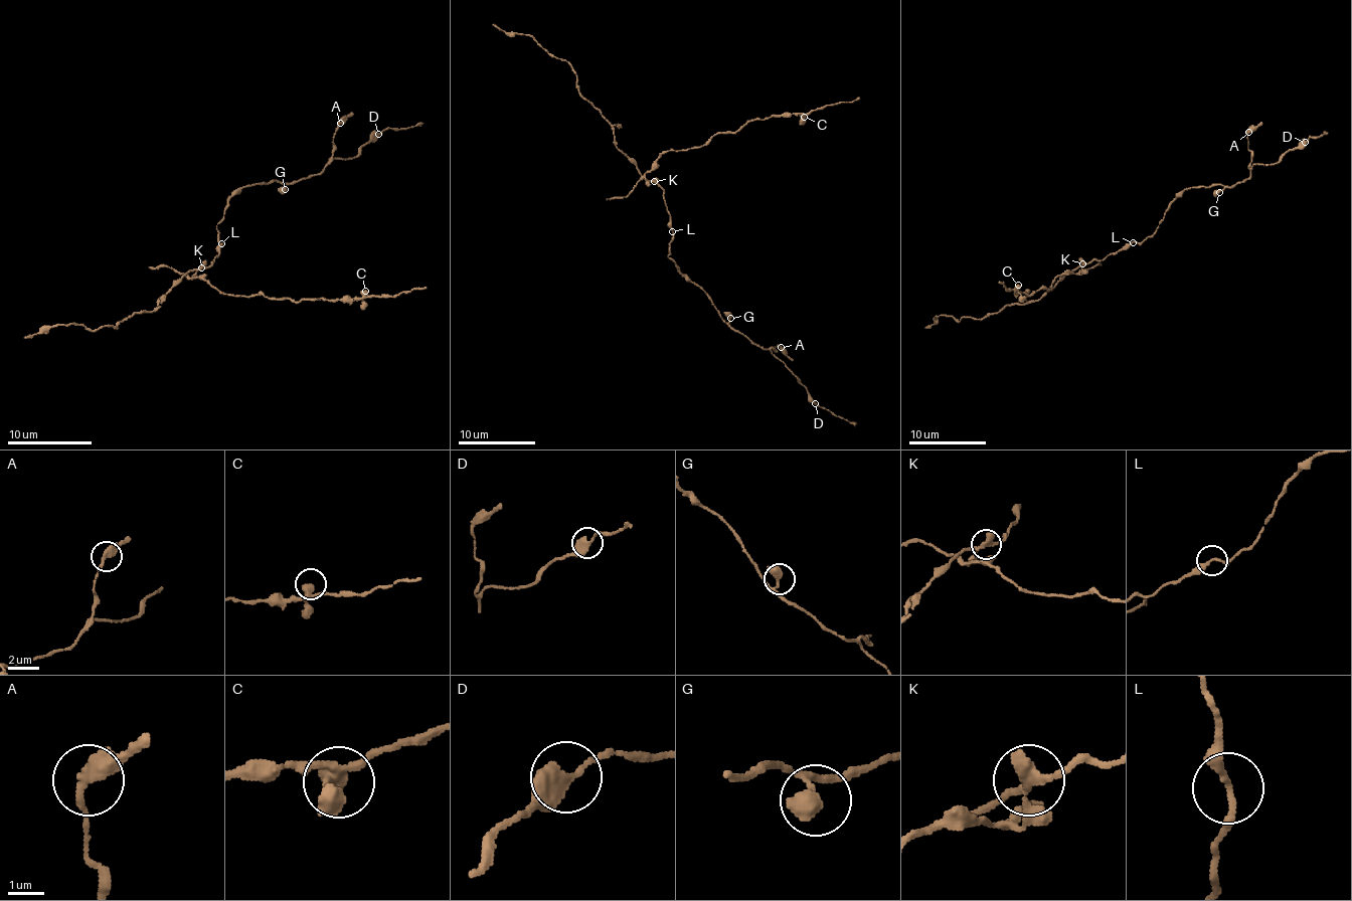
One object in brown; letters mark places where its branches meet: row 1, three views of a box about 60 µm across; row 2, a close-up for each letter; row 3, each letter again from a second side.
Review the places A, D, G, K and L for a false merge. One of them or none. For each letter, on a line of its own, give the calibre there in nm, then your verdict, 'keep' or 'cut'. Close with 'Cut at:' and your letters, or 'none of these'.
A: 380 nm | keep
D: 400 nm | keep
G: 360 nm | keep
K: 280 nm | cut
L: 200 nm | keep
Cut at: K

